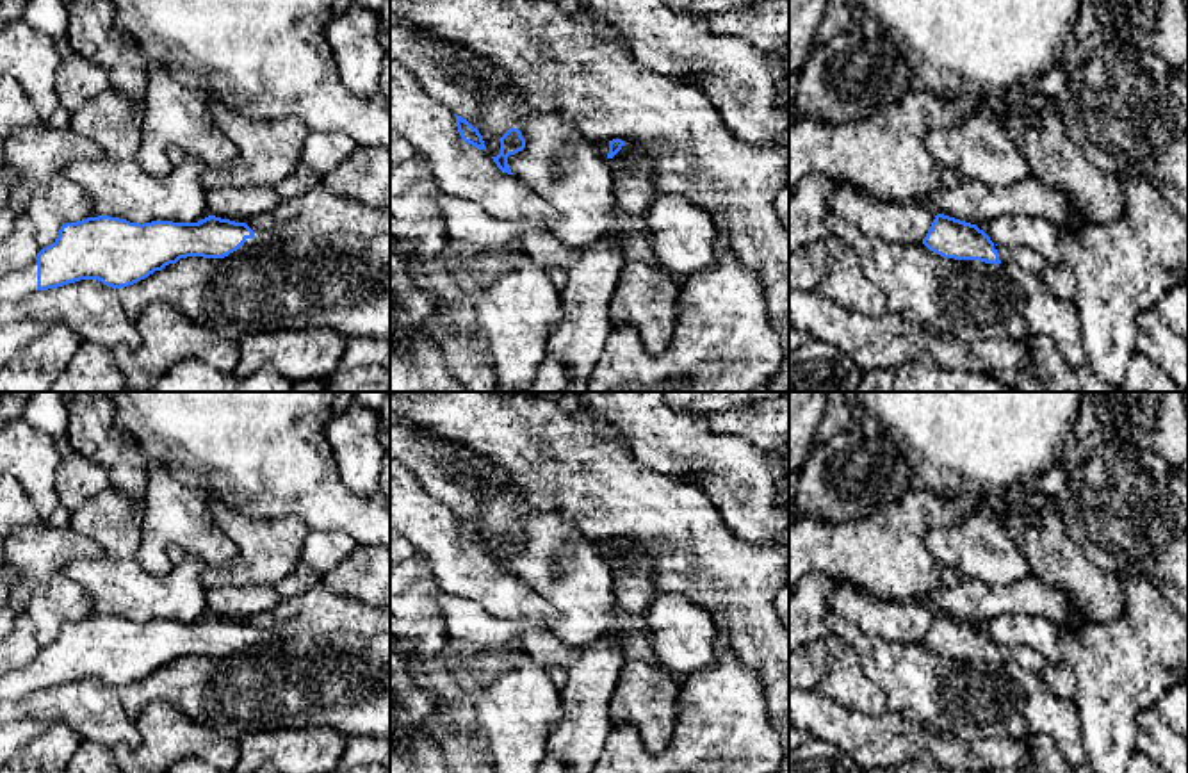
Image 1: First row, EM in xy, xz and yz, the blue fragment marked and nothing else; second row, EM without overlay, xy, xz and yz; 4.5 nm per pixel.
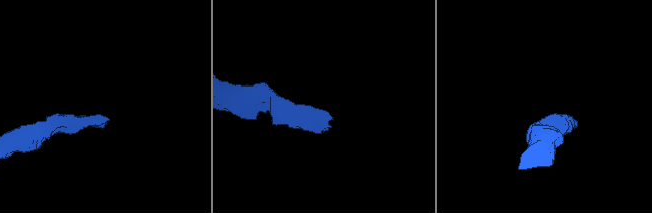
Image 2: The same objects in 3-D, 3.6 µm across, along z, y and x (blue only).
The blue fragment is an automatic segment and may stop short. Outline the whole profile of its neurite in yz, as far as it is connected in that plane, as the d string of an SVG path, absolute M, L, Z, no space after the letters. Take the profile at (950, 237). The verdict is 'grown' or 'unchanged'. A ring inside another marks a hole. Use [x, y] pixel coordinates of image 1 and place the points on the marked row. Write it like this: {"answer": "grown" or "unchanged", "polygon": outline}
{"answer": "grown", "polygon": "M944 214L935 216L923 244L944 258L980 260L994 265L1012 260L1012 251L996 246L976 224Z"}

